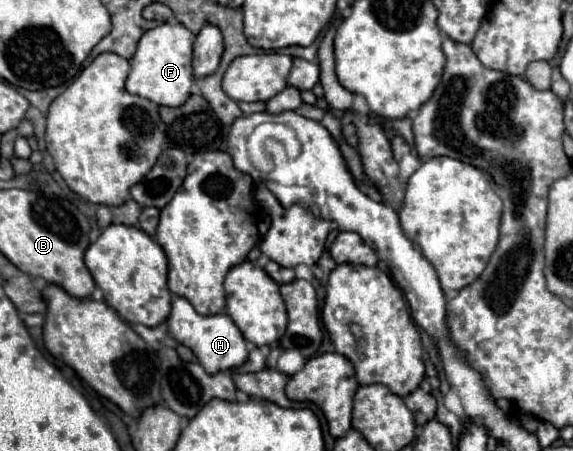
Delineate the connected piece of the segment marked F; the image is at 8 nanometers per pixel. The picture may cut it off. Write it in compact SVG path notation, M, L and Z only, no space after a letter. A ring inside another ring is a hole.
M178 21L162 23L146 31L138 43L134 57L130 59L130 75L126 79L126 89L138 97L150 99L156 105L180 107L190 97L192 89L192 45L194 35Z

